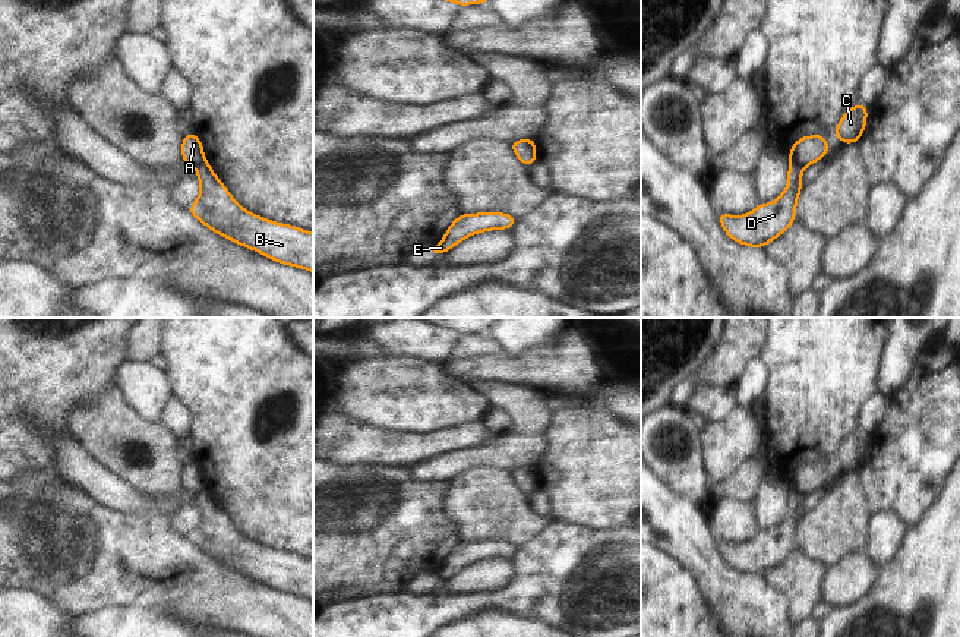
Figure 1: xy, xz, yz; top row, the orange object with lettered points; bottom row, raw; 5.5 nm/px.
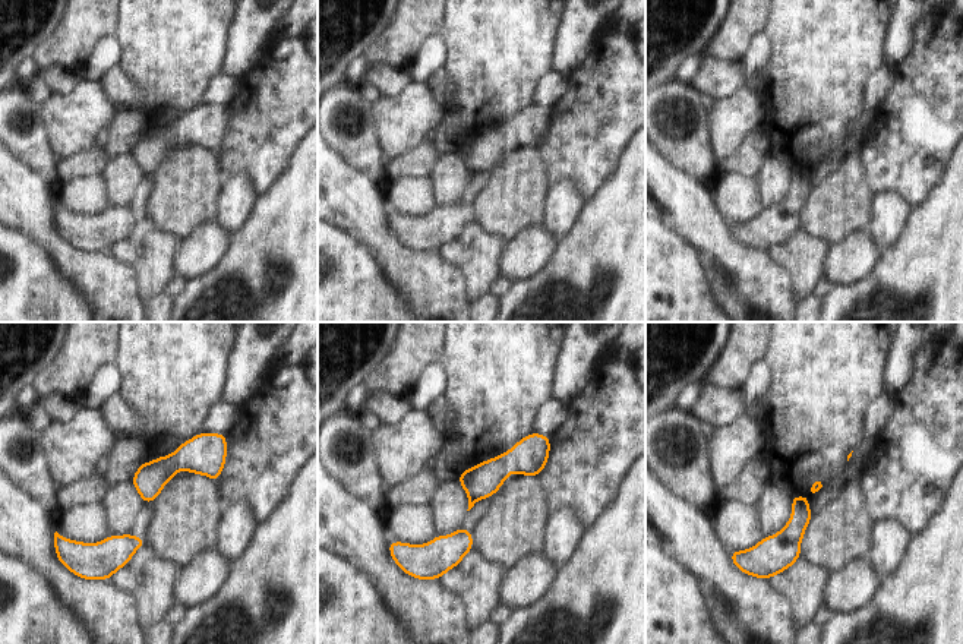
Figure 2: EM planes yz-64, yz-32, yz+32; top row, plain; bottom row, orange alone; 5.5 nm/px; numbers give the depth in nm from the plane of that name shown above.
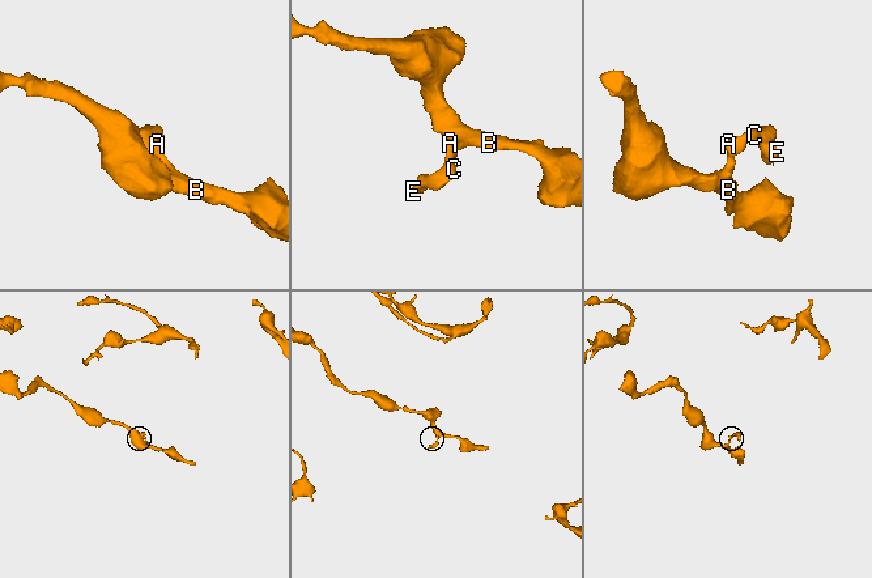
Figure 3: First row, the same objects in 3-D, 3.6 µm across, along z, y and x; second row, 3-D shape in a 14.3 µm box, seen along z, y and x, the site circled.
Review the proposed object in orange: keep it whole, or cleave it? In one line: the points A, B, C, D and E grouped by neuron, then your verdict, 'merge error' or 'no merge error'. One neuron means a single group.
groups A C E / B D; merge error

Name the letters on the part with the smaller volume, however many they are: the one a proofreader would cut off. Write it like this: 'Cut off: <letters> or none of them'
Cut off: A, C, E

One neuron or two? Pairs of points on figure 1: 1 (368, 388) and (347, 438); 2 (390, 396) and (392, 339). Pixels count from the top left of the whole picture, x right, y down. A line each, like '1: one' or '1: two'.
1: two
2: two

